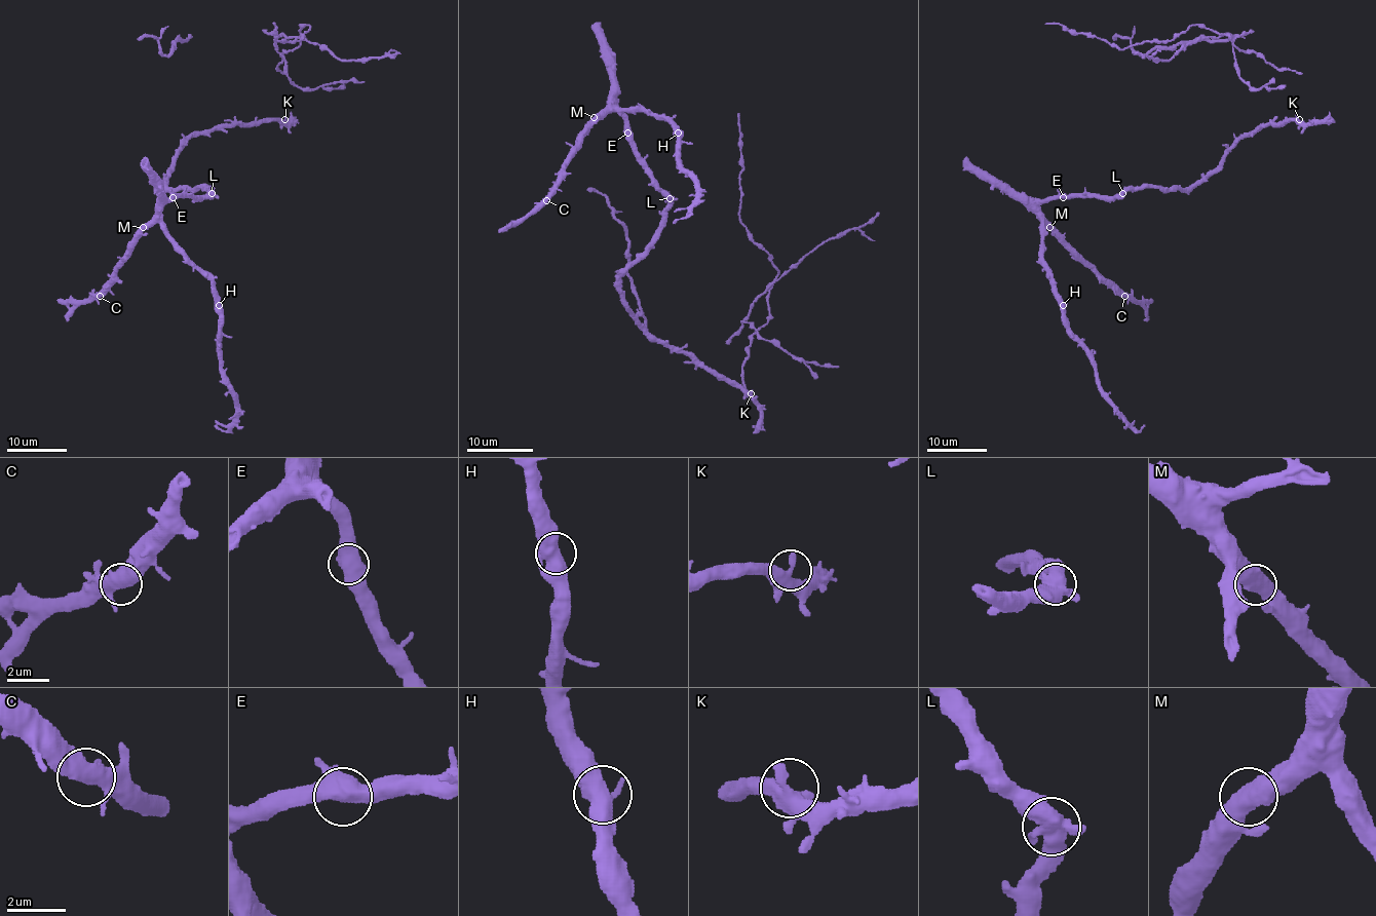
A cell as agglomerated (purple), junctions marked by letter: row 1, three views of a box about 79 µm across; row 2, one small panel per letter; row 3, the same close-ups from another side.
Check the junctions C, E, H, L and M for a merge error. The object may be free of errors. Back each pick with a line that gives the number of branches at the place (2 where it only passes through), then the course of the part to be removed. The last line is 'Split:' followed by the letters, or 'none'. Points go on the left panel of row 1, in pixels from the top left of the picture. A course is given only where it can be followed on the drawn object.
Split: none

